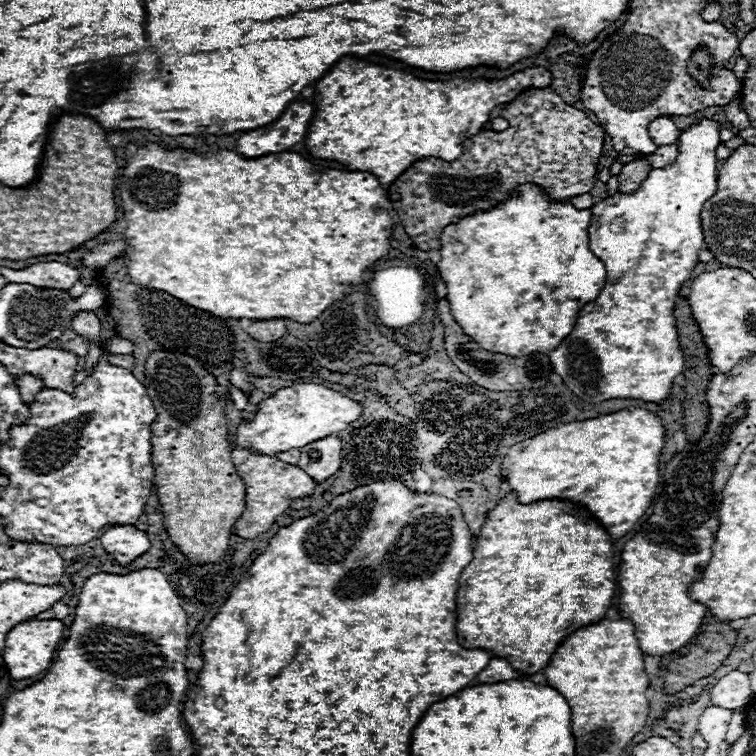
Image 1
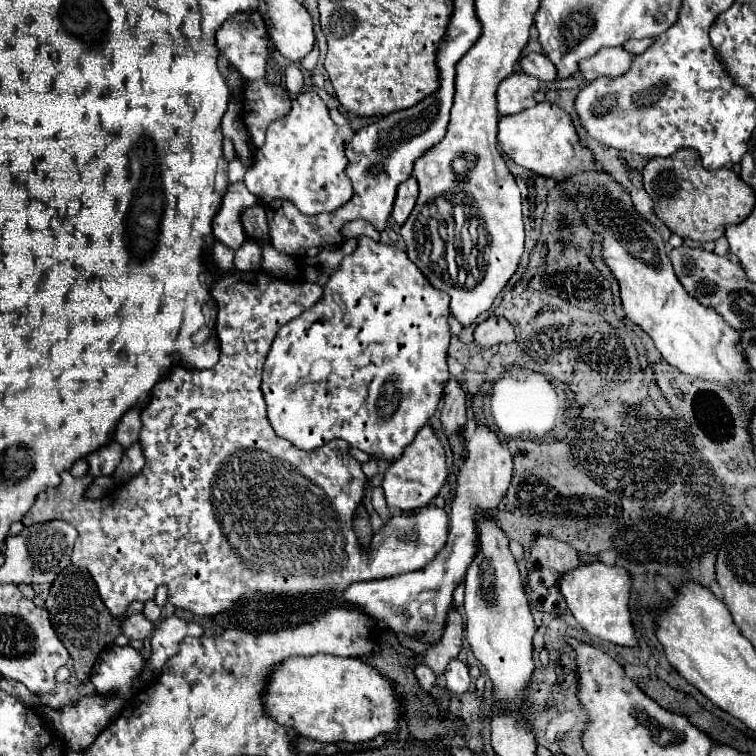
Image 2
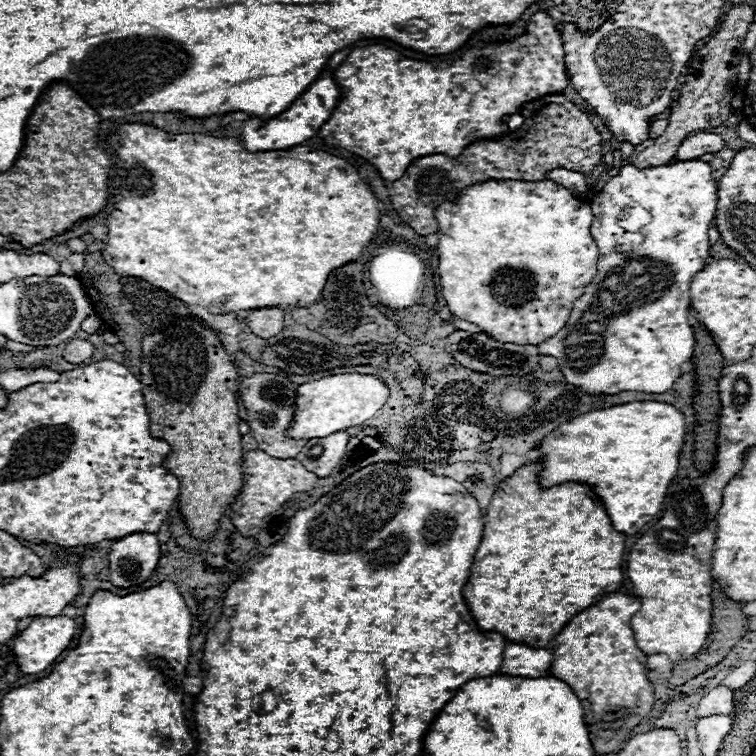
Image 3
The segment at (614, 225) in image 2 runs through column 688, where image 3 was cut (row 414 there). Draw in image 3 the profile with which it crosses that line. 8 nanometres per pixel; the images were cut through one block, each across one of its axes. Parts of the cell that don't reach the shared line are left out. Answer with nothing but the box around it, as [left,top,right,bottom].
[290,374,390,438]

